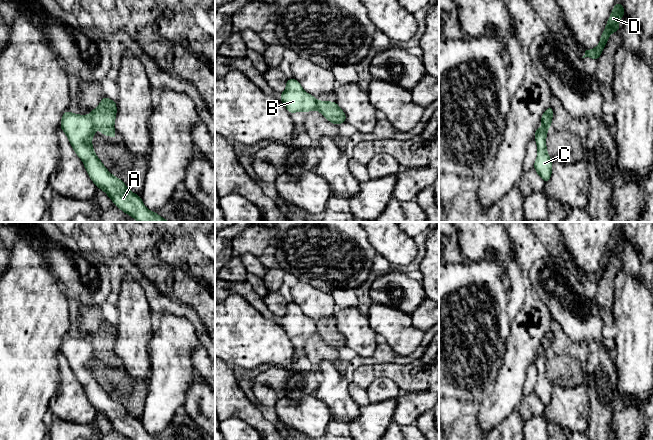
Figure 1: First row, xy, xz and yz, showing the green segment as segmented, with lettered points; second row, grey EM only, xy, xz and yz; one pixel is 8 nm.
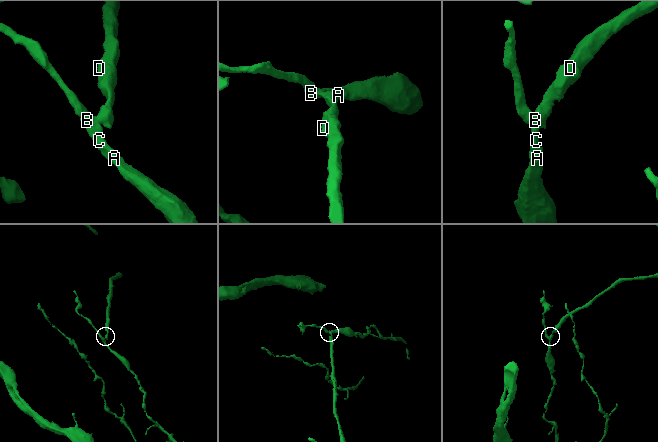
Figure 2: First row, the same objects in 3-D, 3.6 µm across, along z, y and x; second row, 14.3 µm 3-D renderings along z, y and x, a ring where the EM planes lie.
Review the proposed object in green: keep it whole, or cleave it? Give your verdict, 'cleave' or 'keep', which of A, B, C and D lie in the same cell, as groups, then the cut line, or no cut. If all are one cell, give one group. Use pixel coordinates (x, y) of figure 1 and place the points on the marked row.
cleave; A B C / D; cut in xy along (89, 115), (95, 127)

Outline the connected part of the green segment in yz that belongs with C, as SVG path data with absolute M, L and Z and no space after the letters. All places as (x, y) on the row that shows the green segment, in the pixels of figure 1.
M543 124L543 127L537 128L534 134L538 148L538 154L534 163L534 169L545 183L550 180L552 173L552 161L547 153L545 141L547 137L547 131L550 127L551 126L549 125Z

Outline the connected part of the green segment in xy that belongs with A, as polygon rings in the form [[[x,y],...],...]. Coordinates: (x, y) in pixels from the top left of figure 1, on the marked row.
[[[66,111],[63,113],[60,128],[68,137],[73,150],[84,162],[90,179],[119,209],[138,222],[169,222],[156,212],[148,210],[141,197],[131,192],[121,179],[113,176],[95,155],[91,143],[95,127],[90,115]]]

